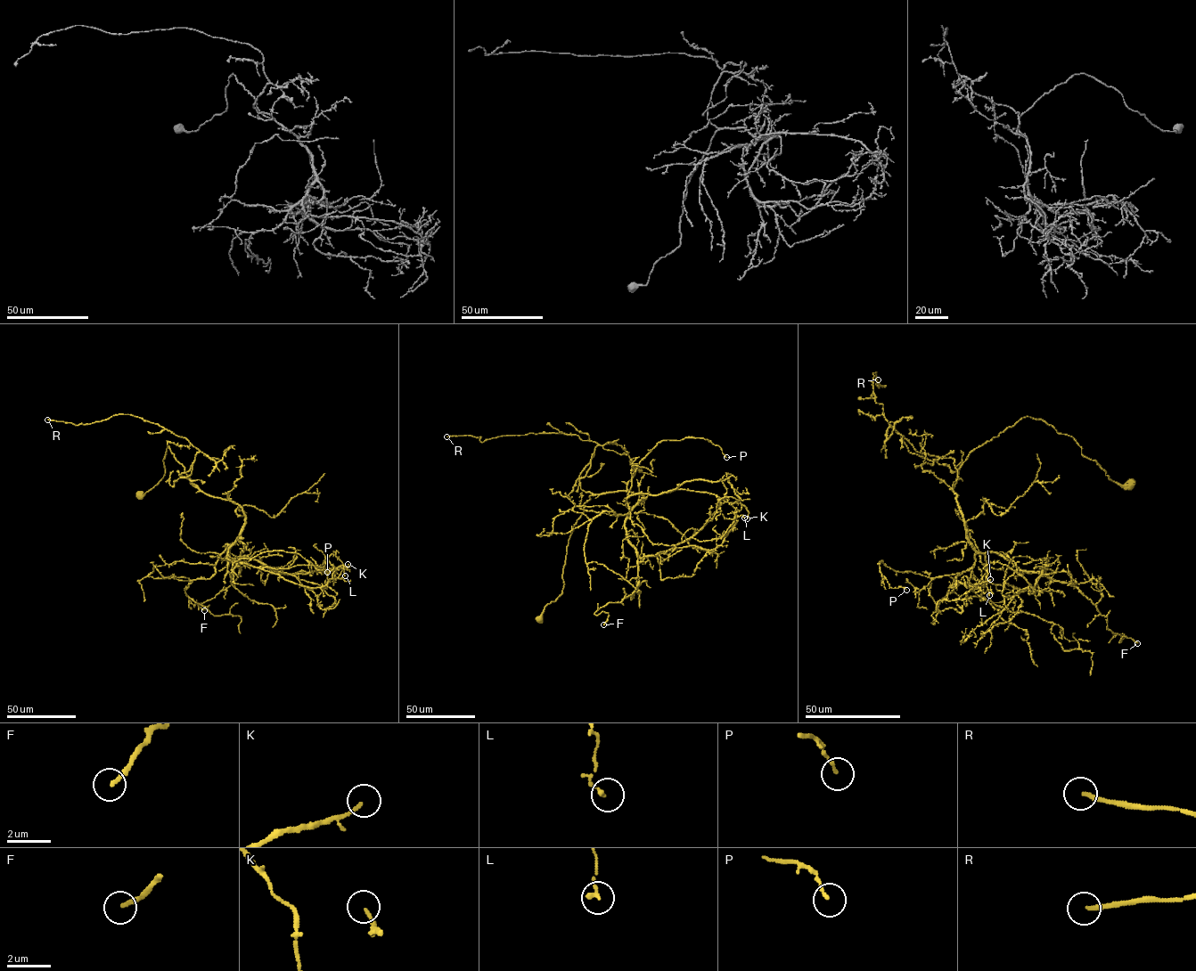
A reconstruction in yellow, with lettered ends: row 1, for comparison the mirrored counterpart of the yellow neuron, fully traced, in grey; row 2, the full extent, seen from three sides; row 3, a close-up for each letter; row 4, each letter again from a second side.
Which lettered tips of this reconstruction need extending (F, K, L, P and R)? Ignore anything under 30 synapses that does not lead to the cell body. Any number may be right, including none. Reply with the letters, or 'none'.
R

